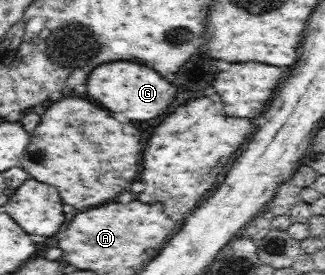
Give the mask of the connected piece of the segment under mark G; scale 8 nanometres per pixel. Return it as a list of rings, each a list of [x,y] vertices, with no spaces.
[[[108,62],[100,68],[94,68],[88,76],[86,88],[88,96],[98,100],[100,106],[106,106],[108,112],[124,114],[124,118],[130,120],[158,118],[176,96],[176,88],[170,82],[166,82],[158,72],[132,62]]]

